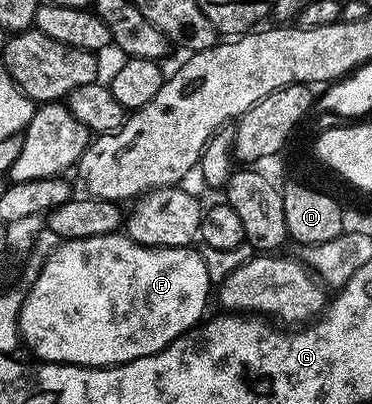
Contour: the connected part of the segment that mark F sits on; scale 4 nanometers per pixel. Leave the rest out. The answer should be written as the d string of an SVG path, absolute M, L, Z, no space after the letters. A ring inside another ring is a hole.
M126 233L102 235L101 237L81 237L63 241L58 249L48 257L41 269L37 281L33 282L28 296L19 310L19 337L20 340L36 356L36 360L44 363L74 363L80 367L117 367L121 363L137 361L141 357L149 357L161 349L165 349L177 337L181 337L204 318L203 310L207 307L207 298L212 298L213 283L207 272L207 263L190 247L146 247L133 241Z

